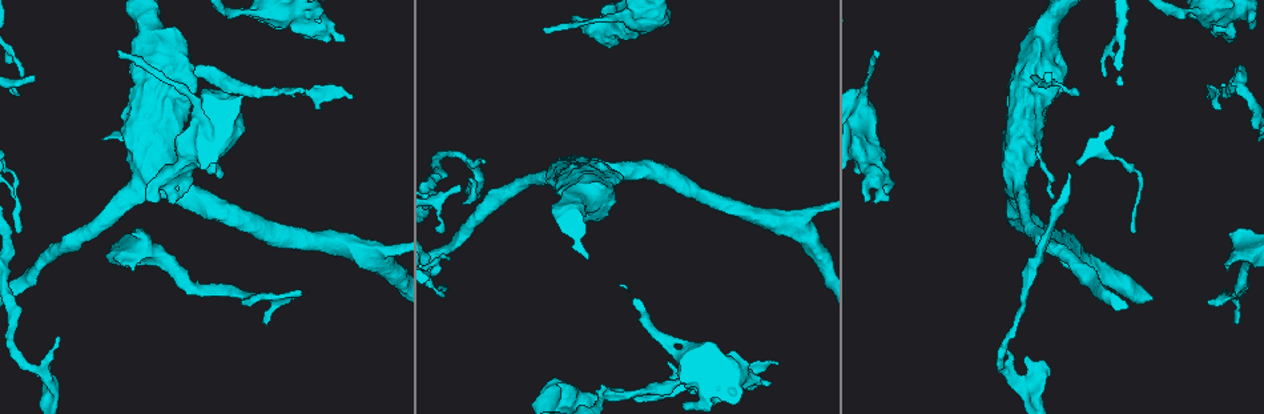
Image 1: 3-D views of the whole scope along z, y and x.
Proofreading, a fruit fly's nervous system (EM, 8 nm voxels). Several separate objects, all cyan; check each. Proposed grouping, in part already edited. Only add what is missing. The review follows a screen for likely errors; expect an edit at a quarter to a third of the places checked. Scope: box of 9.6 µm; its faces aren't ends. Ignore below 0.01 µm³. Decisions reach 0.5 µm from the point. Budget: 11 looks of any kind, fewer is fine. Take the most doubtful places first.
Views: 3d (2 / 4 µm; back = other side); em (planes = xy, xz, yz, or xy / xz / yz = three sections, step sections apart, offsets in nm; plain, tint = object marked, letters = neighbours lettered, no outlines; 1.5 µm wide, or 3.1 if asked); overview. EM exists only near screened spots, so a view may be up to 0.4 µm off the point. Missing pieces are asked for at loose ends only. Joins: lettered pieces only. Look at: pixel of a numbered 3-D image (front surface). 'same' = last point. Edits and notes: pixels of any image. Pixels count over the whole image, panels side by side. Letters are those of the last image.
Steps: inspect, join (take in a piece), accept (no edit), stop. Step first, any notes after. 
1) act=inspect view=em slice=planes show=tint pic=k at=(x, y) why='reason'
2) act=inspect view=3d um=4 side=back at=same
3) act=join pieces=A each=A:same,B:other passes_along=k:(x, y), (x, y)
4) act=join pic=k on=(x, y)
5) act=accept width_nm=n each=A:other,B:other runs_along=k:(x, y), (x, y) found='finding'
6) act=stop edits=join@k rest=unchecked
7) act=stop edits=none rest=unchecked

act=inspect view=em slice=planes show=letters pic=1 at=(344, 42) why='thick end'

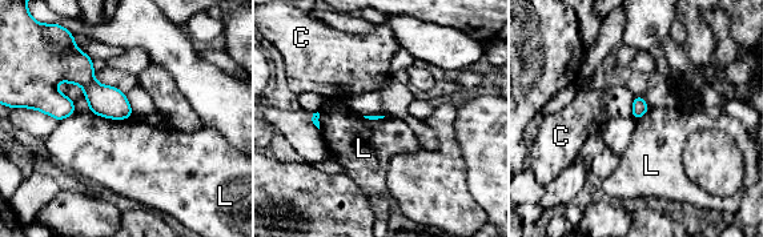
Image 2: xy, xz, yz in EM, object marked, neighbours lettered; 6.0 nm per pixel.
act=accept each=C:other,L:other runs_along=2:(47, 103), (60, 76), (80, 76), (128, 112) found='none of them fits'

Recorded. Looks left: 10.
act=inspect view=em slice=planes show=letters pic=1 at=(1207, 301)

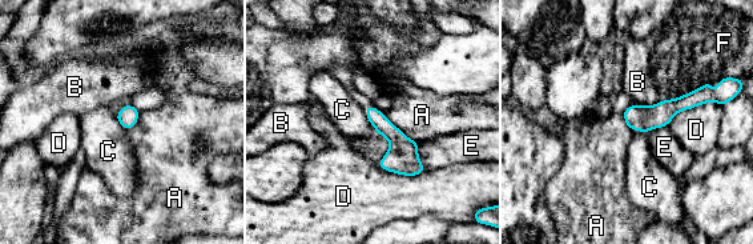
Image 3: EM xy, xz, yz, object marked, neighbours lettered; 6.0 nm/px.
act=accept each=A:other,B:other,C:other,D:other,E:other,F:other border=3:(363, 110), (369, 122), (379, 134) found='no lettered piece goes on from it'

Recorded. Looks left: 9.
act=inspect view=3d um=4 pic=1 at=(458, 185) why='an open end'

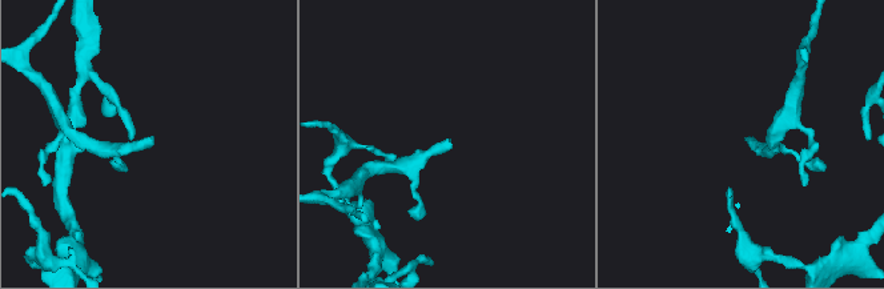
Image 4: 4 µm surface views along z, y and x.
act=inspect view=em slice=xy step=8 show=plain pic=4 at=(746, 137) why='now the EM'

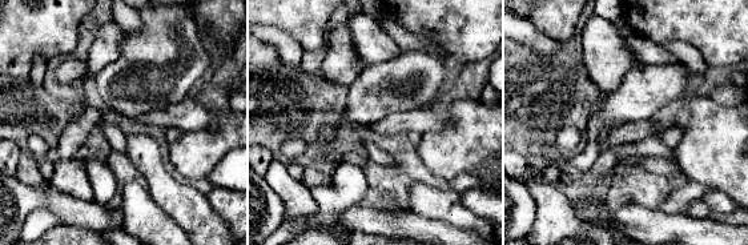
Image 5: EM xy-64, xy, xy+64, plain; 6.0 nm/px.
act=inspect view=em slice=xy step=8 show=letters at=same

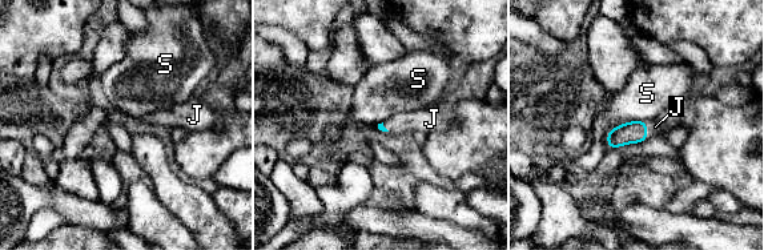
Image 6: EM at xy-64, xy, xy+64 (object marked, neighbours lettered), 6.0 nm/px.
act=join pieces=J each=J:same,S:other passes_along=6:(631, 132), (646, 130), (655, 126) found='it goes on there'

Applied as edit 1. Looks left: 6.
act=inspect view=3d um=2 pic=1 at=(545, 29) why='thin end'

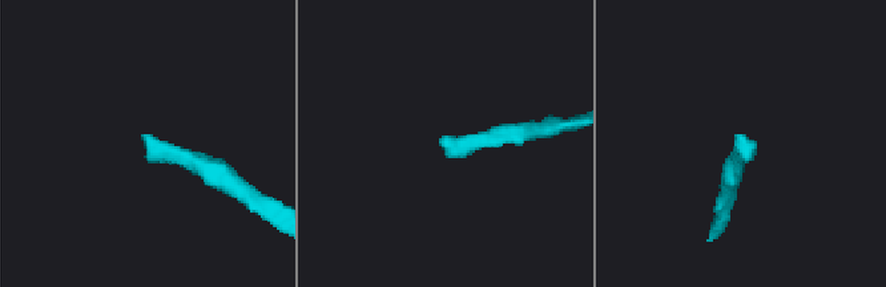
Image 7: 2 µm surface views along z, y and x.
act=inspect view=em slice=xy step=8 show=tint pic=7 at=(439, 139) why='shape alone is not enough'

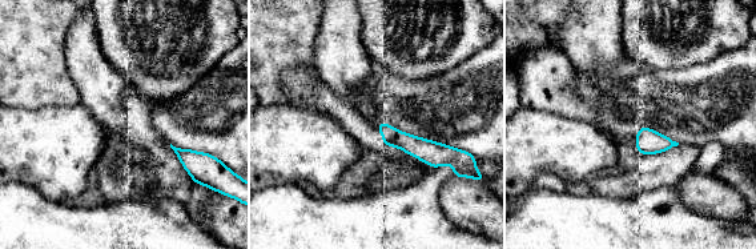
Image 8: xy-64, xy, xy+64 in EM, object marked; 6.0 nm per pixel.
act=inspect view=em slice=planes show=letters at=same

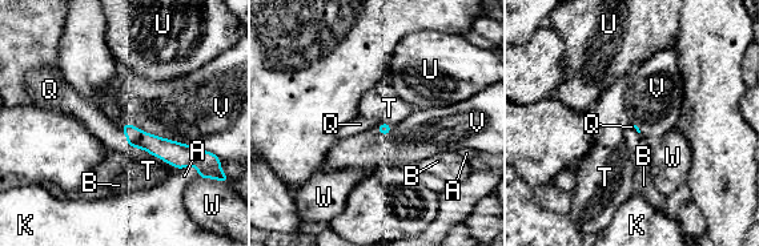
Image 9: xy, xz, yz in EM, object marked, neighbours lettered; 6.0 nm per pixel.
act=join pieces=Q longest_contact=V:550nm each=A:other,B:other,K:other,Q:same,T:other,U:other,V:other,W:other found='the neuron continues'

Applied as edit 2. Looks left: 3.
act=stop edits=join@6,join@9 rest=unchecked

